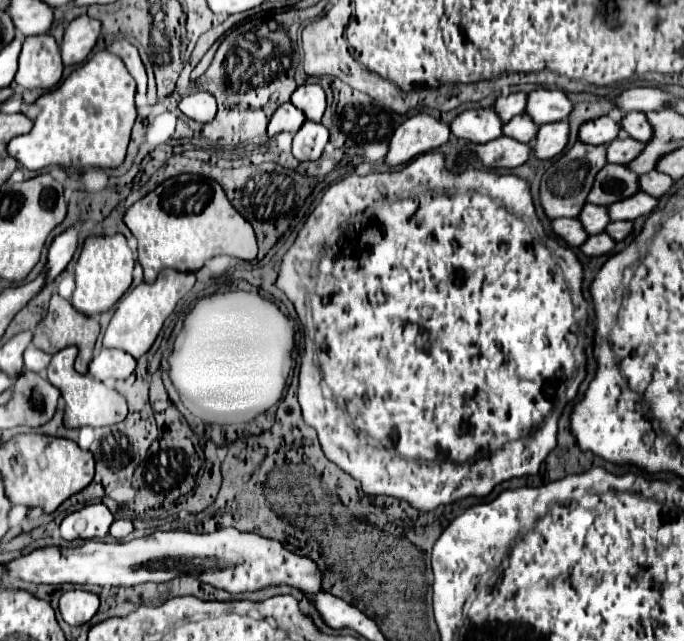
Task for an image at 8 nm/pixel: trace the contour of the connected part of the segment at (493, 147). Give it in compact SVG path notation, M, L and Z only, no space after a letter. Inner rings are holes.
M507 135L483 145L469 145L469 149L477 153L485 167L519 167L533 153L531 143L521 143L517 139L509 139Z

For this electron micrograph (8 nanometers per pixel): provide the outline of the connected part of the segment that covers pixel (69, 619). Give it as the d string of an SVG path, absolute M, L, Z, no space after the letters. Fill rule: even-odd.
M71 589L59 597L59 611L65 623L83 625L99 609L99 597L85 589Z

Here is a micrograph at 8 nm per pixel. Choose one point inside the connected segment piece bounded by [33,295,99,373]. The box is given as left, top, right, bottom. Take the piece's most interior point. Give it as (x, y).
(63, 326)

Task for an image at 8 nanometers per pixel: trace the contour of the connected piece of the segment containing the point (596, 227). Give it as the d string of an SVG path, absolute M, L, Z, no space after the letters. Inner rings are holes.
M587 203L579 215L579 221L583 223L585 231L589 235L597 235L597 233L603 233L607 229L607 225L611 223L609 219L609 211L607 207L597 207L593 203Z

